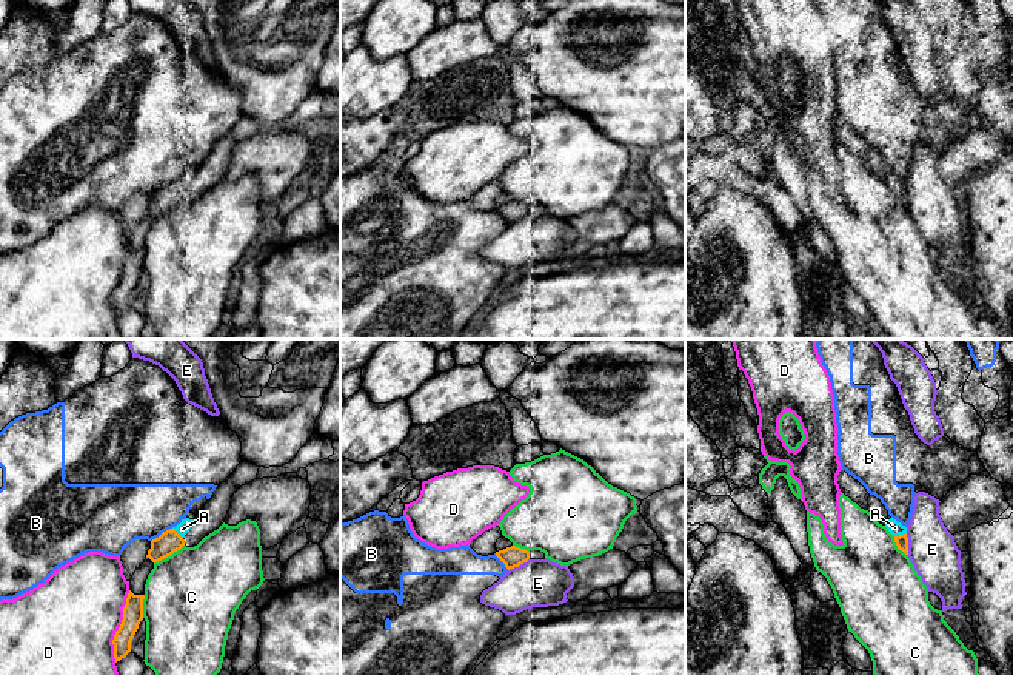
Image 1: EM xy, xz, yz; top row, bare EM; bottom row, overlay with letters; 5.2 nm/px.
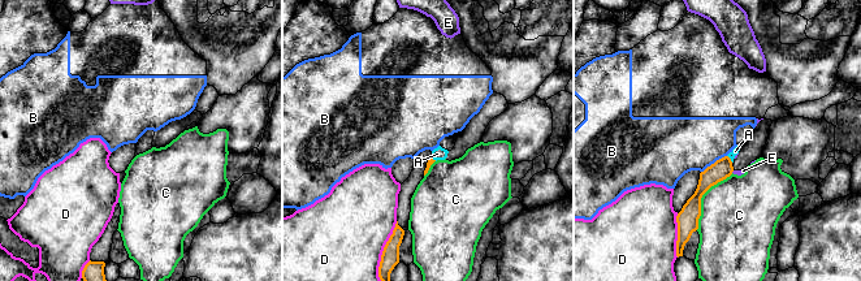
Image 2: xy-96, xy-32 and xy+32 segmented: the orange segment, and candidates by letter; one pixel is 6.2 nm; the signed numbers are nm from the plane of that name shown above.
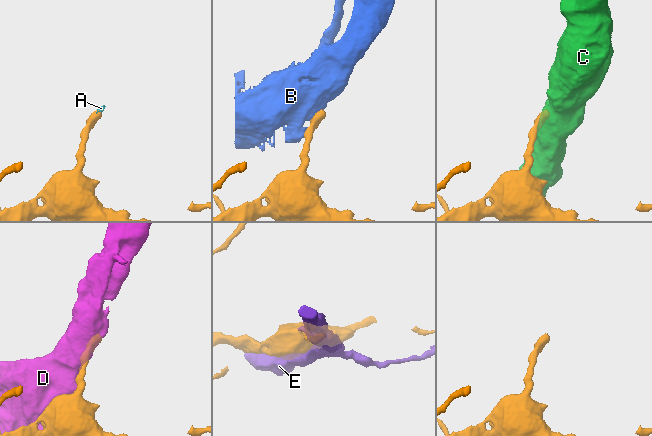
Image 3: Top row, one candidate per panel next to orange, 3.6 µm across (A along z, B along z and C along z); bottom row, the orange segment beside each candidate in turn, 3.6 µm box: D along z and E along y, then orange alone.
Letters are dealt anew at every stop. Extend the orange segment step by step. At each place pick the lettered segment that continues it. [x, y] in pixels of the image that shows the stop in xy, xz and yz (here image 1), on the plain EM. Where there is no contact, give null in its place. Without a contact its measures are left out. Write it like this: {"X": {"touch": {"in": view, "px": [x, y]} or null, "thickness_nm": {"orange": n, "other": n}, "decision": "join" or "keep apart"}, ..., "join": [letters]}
{"A": {"touch": {"in": "yz", "px": [899, 190]}, "thickness_nm": {"orange": 70, "other": 70}, "decision": "join"}, "B": {"touch": {"in": "xy", "px": [162, 188]}, "thickness_nm": {"orange": 120, "other": 320}, "decision": "keep apart"}, "C": {"touch": {"in": "xy", "px": [168, 210]}, "thickness_nm": {"orange": 120, "other": 480}, "decision": "keep apart"}, "D": {"touch": {"in": "xy", "px": [120, 281]}, "thickness_nm": {"orange": 110, "other": 460}, "decision": "keep apart"}, "E": {"touch": {"in": "xz", "px": [518, 221]}, "thickness_nm": {"orange": 110, "other": 260}, "decision": "keep apart"}, "join": ["A"]}

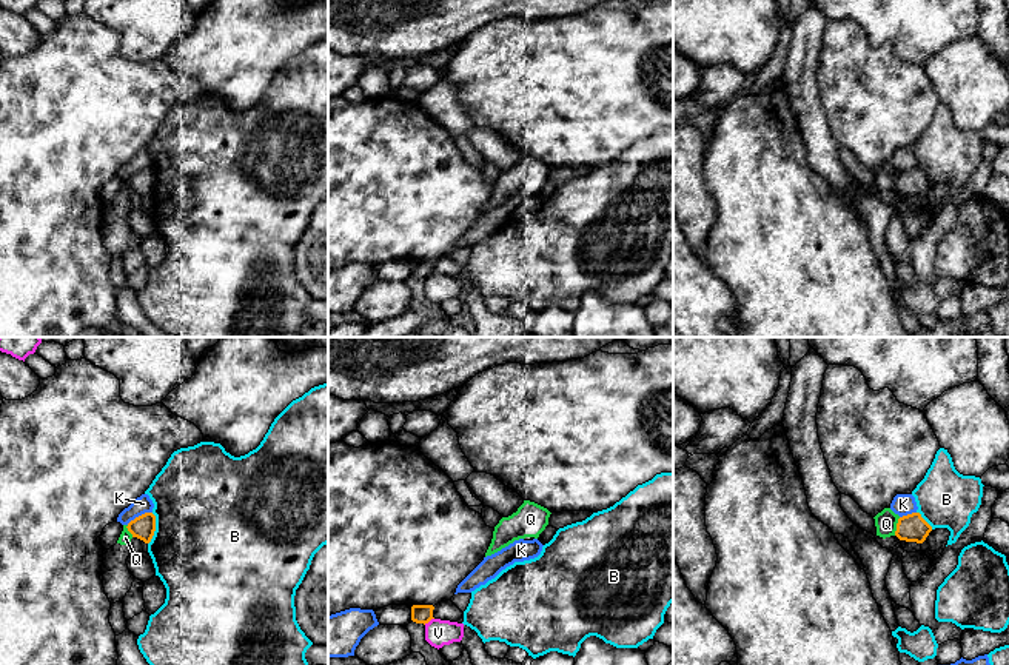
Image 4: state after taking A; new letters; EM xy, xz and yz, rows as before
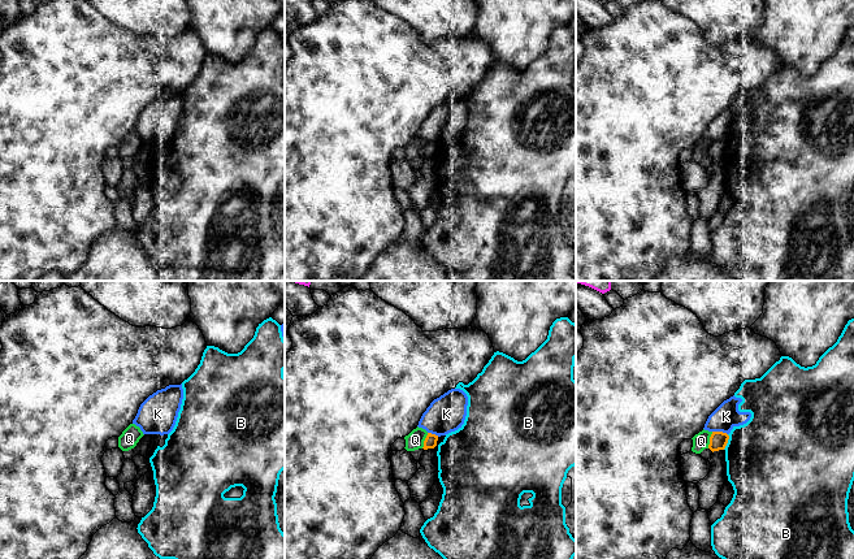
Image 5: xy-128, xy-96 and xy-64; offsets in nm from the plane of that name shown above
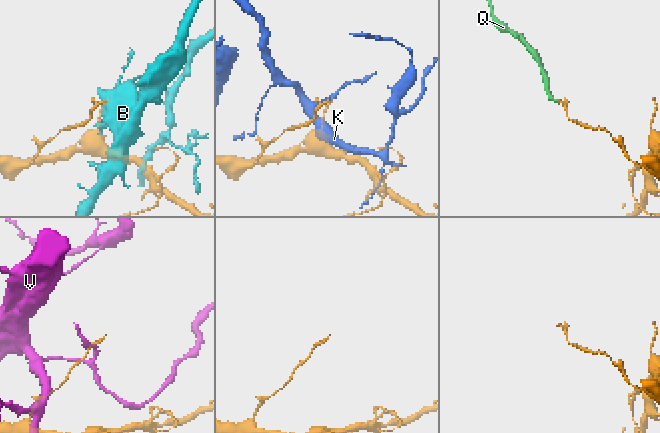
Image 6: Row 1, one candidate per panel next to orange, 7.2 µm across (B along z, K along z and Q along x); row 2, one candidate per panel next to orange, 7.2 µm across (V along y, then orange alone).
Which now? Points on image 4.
{"B": {"touch": {"in": "xy", "px": [154, 183]}, "thickness_nm": {"orange": 120, "other": 500}, "decision": "keep apart"}, "K": {"touch": {"in": "xy", "px": [139, 171]}, "thickness_nm": {"orange": 120, "other": 90}, "decision": "keep apart"}, "Q": {"touch": {"in": "yz", "px": [897, 182]}, "thickness_nm": {"orange": 140, "other": 120}, "decision": "keep apart"}, "V": {"touch": {"in": "xz", "px": [429, 276]}, "thickness_nm": {"orange": 100, "other": 140}, "decision": "keep apart"}, "join": []}

